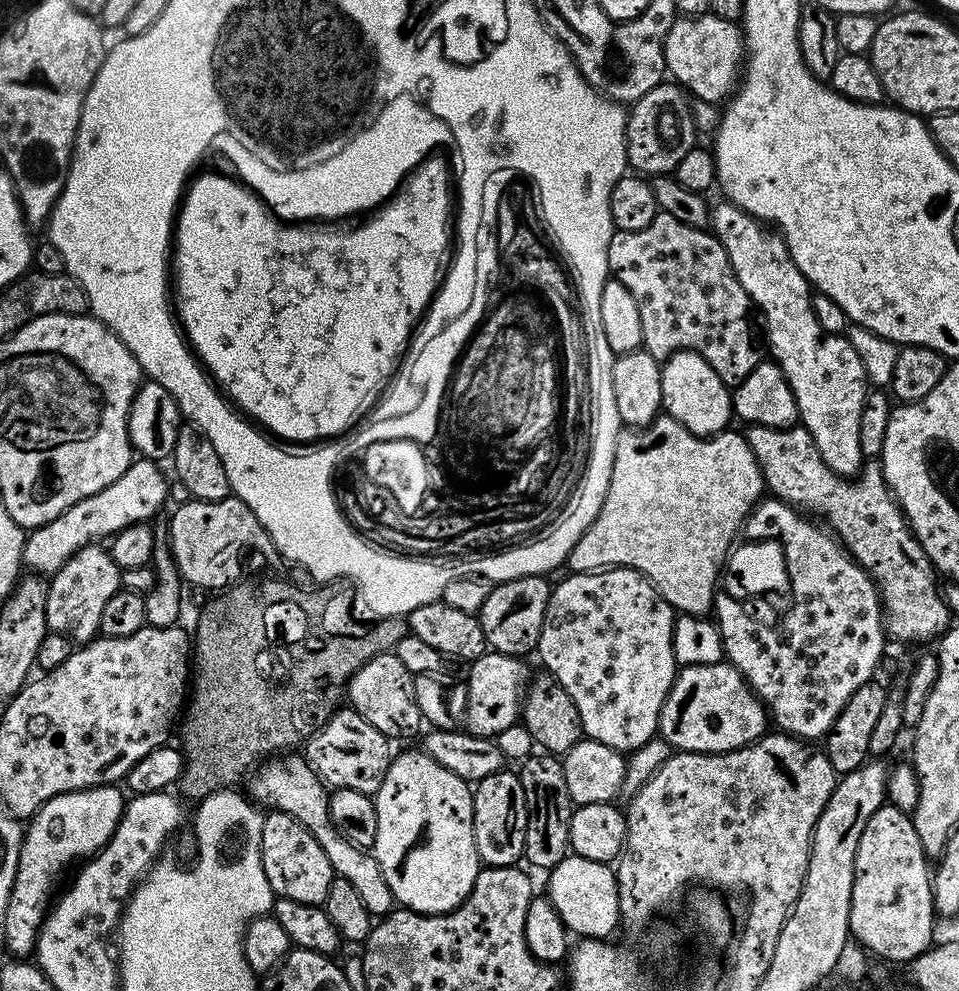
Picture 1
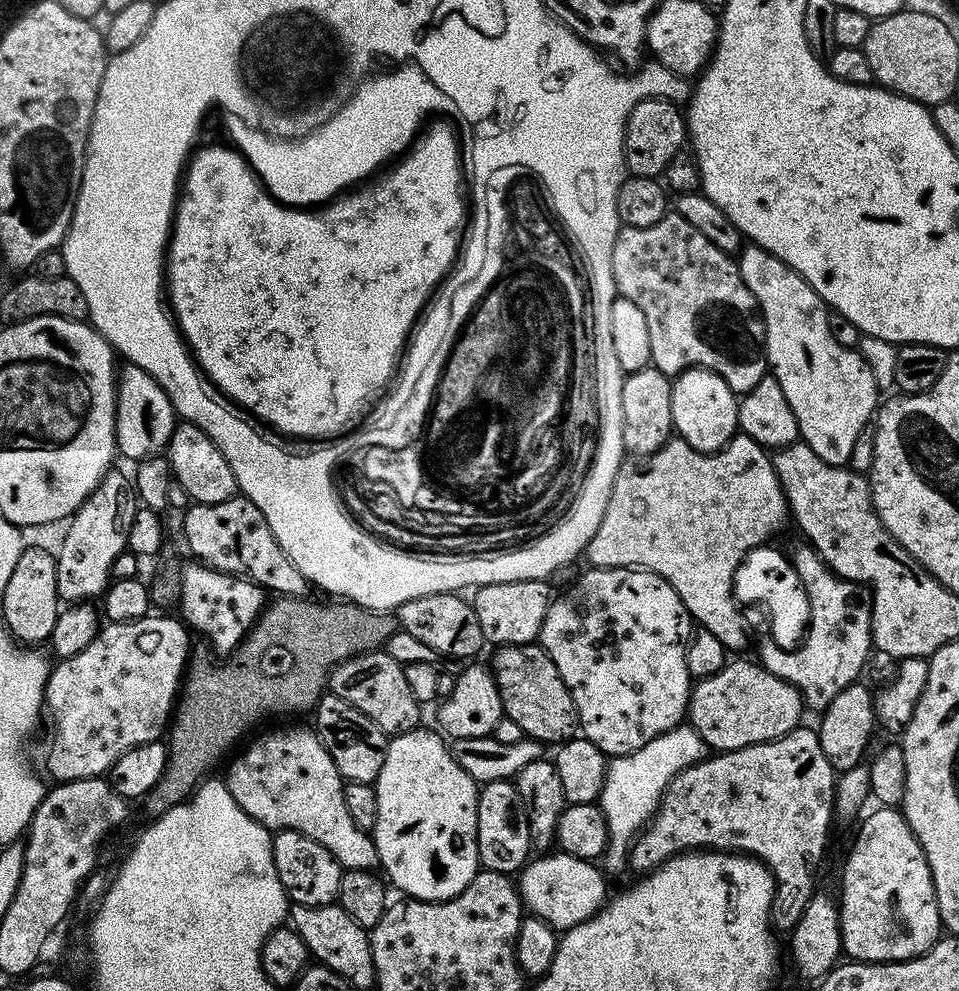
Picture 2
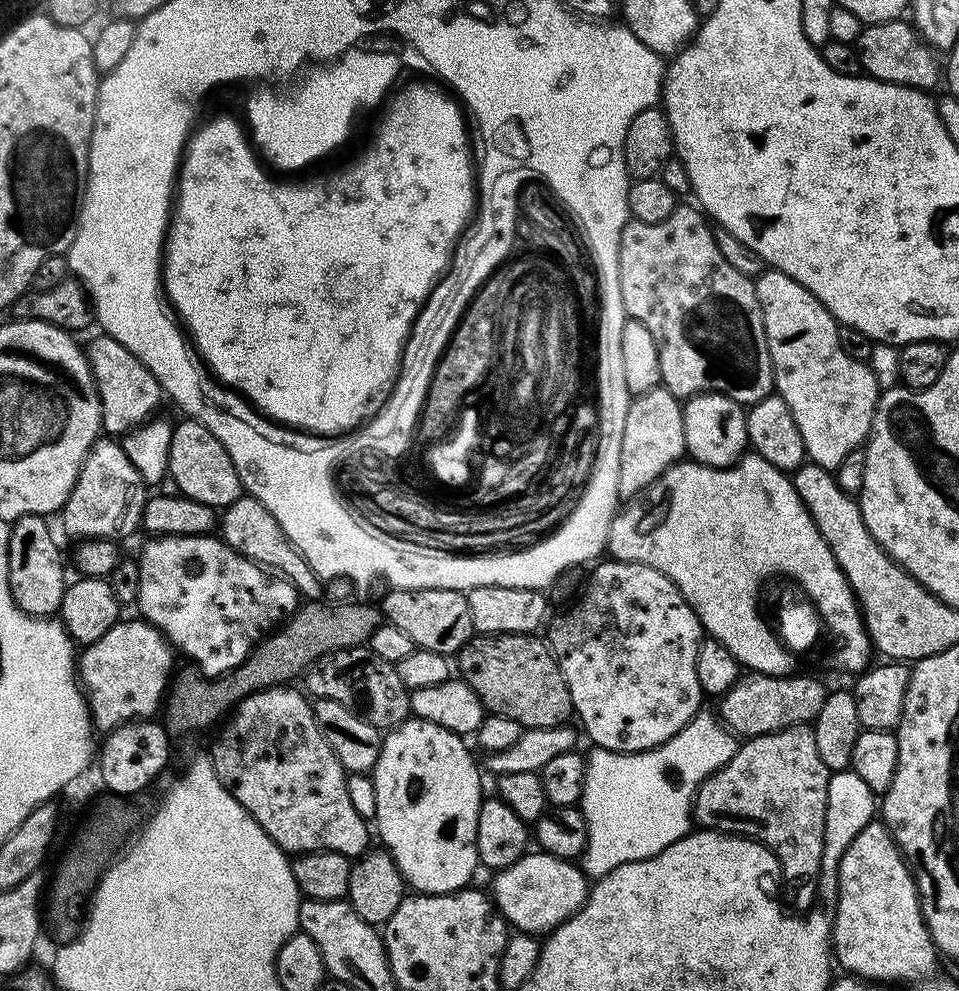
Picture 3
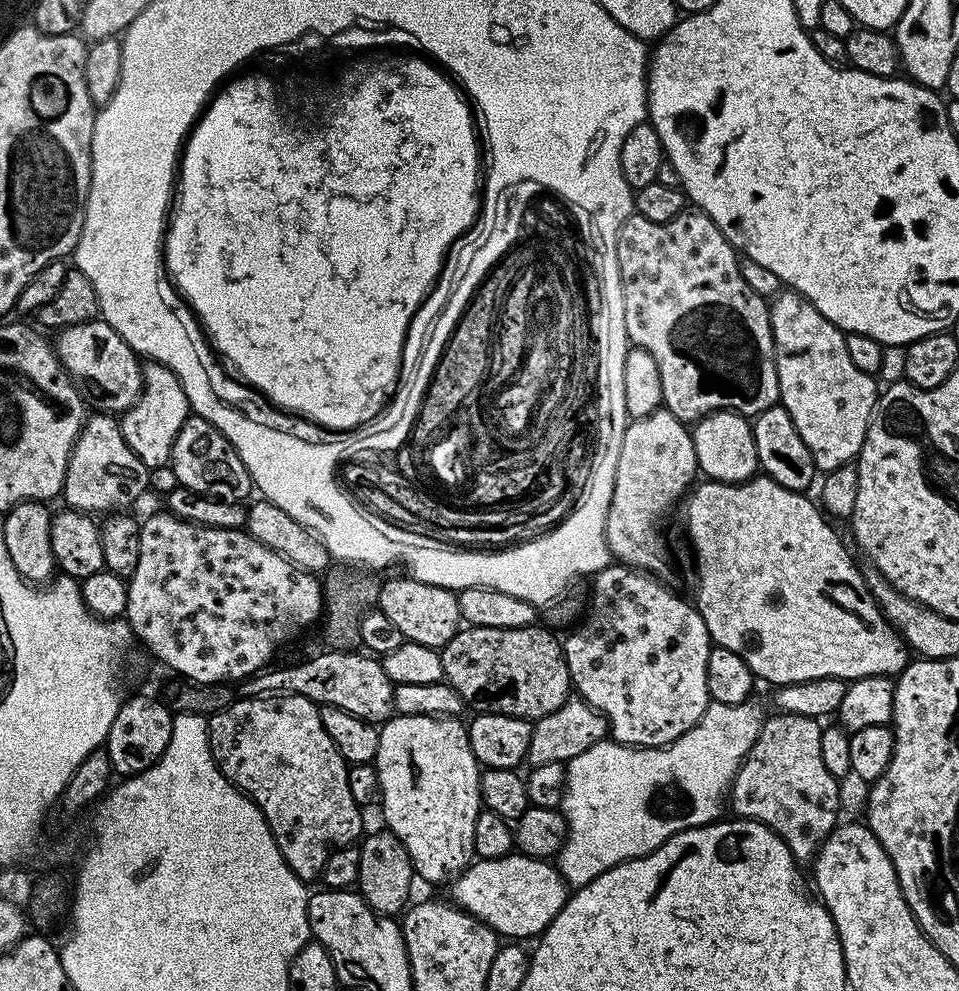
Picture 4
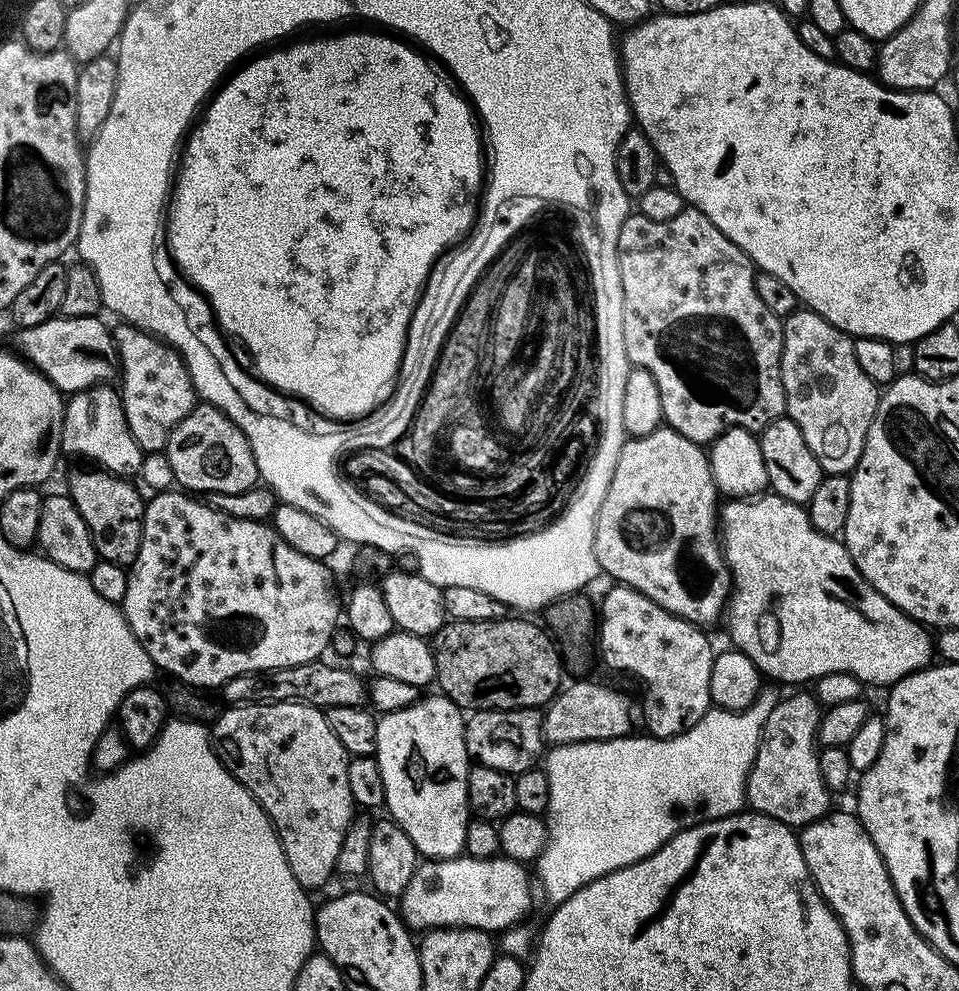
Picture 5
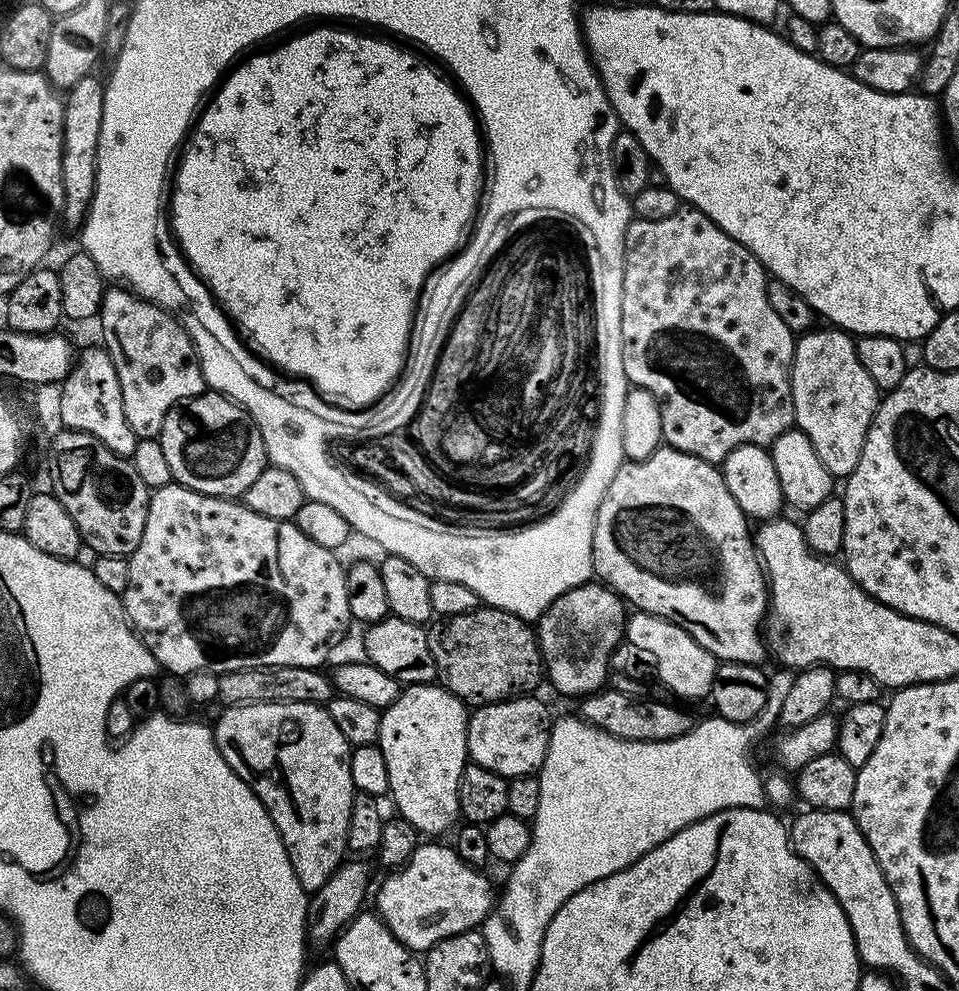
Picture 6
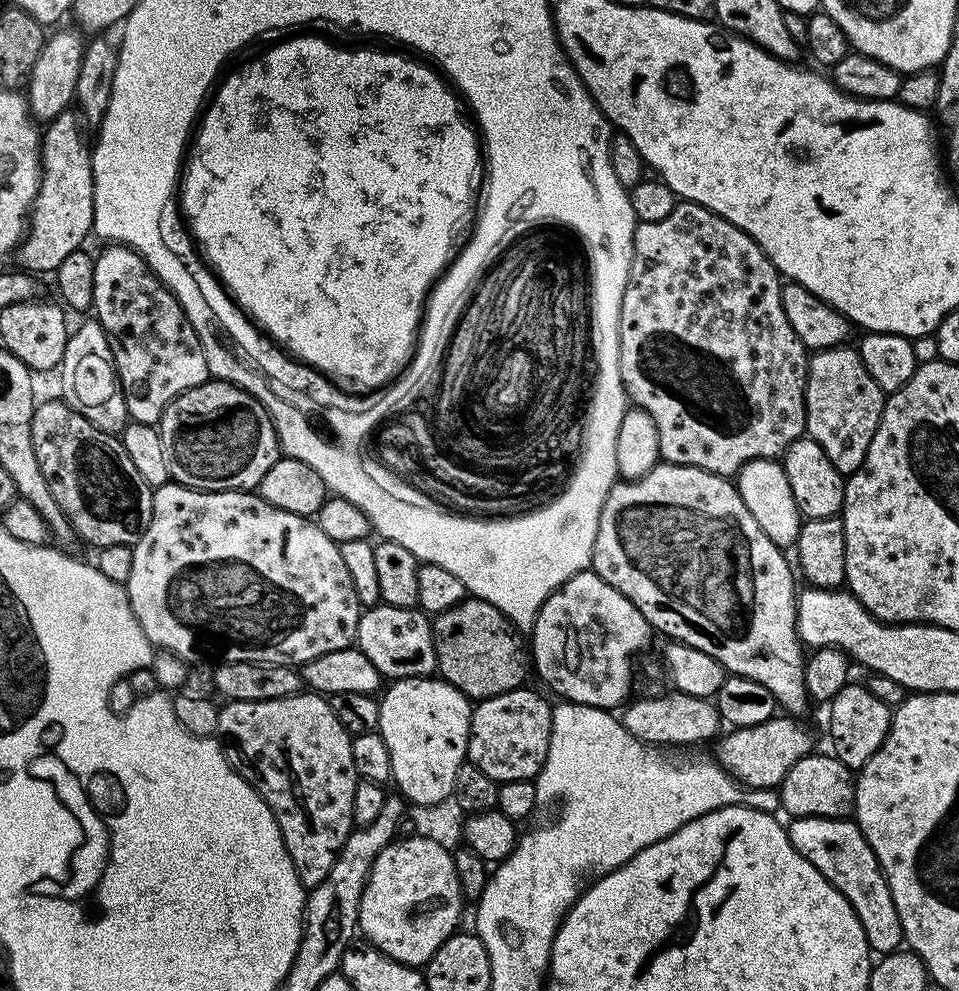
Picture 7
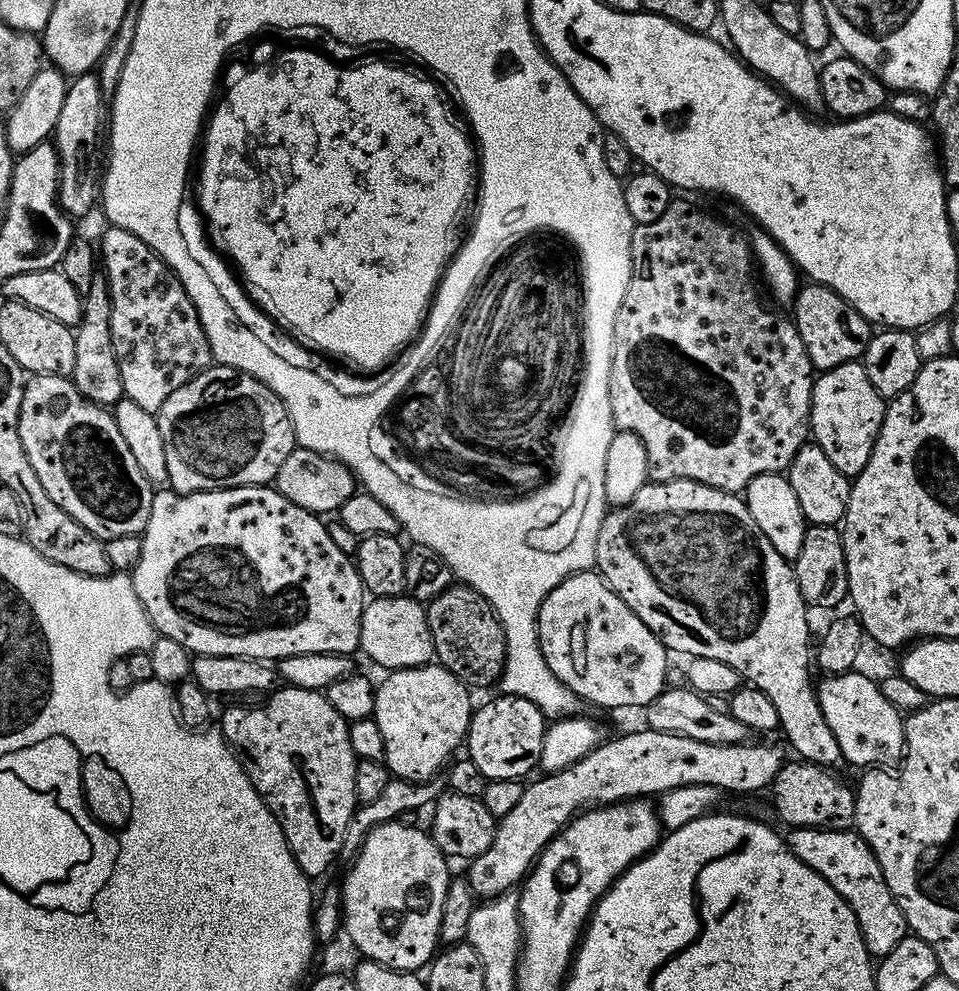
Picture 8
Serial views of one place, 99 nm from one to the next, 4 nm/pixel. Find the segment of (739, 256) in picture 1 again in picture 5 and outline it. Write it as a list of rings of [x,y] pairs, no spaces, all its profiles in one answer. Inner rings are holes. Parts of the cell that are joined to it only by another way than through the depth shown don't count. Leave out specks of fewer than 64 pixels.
[[[797,310],[783,317],[782,386],[786,390],[787,419],[795,422],[814,450],[820,469],[830,476],[843,476],[856,467],[866,446],[870,422],[878,410],[881,389],[858,366],[854,340],[826,318],[811,310]]]

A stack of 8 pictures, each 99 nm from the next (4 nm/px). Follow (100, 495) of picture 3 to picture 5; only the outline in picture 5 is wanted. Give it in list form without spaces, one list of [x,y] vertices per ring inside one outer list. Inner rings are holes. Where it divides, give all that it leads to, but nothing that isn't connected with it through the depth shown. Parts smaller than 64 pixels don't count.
[[[100,384],[97,388],[87,388],[73,392],[64,406],[64,425],[60,435],[60,450],[65,457],[81,456],[89,460],[89,465],[110,472],[113,476],[132,478],[137,475],[146,453],[134,442],[130,426],[126,426],[124,402],[115,387]]]

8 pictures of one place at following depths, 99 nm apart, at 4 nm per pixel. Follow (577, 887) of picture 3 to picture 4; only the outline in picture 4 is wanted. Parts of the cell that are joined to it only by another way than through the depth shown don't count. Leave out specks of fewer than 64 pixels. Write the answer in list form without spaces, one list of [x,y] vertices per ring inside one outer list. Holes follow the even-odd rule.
[[[509,854],[489,860],[473,859],[468,867],[451,881],[451,884],[453,896],[451,899],[456,907],[463,908],[472,916],[477,916],[483,924],[493,928],[501,937],[511,938],[516,942],[528,942],[531,936],[533,939],[539,937],[541,932],[545,932],[570,895],[569,885],[555,863],[519,854]]]

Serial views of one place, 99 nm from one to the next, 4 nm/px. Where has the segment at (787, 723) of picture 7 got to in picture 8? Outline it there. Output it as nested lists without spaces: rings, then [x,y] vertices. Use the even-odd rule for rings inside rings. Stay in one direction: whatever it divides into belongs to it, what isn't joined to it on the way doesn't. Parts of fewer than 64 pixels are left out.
[[[647,726],[607,740],[561,772],[541,775],[541,780],[529,783],[514,810],[499,817],[490,850],[478,854],[467,865],[466,879],[473,896],[491,898],[511,893],[527,877],[544,847],[561,828],[589,806],[603,806],[629,798],[656,798],[675,788],[699,784],[722,792],[756,792],[759,788],[767,789],[786,762],[786,755],[776,744],[720,745]]]

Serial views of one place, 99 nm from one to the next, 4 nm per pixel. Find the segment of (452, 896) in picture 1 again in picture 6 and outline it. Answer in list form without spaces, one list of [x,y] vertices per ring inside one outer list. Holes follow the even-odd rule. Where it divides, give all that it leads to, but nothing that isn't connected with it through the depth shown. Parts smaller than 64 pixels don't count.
[[[436,682],[407,685],[399,698],[391,706],[383,709],[378,743],[382,754],[386,754],[386,770],[390,774],[390,800],[396,803],[395,811],[403,820],[415,826],[417,833],[444,832],[457,823],[460,811],[458,782],[462,778],[464,765],[469,763],[466,742],[469,715],[464,701]]]

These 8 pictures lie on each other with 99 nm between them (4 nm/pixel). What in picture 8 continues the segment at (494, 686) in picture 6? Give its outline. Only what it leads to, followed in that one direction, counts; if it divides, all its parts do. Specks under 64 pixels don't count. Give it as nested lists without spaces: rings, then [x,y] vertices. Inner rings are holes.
[[[453,582],[433,600],[427,601],[426,611],[430,638],[434,642],[435,659],[450,674],[454,674],[469,689],[495,685],[500,679],[506,658],[504,628],[495,610],[478,594],[478,590],[463,582]]]

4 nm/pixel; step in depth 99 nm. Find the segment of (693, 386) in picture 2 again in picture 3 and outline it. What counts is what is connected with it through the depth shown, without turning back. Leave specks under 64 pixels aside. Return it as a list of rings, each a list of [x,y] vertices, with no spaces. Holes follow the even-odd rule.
[[[701,392],[683,401],[682,430],[686,434],[686,452],[698,464],[711,468],[729,468],[749,451],[745,405],[734,402],[721,392]]]

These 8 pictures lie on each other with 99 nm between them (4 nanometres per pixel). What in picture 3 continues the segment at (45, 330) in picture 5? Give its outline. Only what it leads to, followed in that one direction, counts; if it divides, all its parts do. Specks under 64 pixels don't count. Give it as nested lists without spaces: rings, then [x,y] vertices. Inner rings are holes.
[[[107,334],[99,335],[86,344],[86,351],[88,365],[92,368],[96,389],[100,395],[100,427],[109,437],[123,438],[140,424],[153,419],[155,412],[152,411],[159,406],[160,400],[162,401],[160,384],[154,374],[150,374],[150,370],[146,370],[146,366],[142,366],[142,362],[138,362],[138,358],[134,358],[134,354],[126,350],[126,346],[122,346],[122,342]]]

